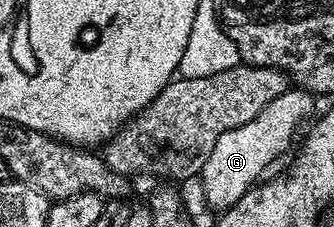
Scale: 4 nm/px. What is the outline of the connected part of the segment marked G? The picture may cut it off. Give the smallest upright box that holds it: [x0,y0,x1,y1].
[200,87,315,210]

